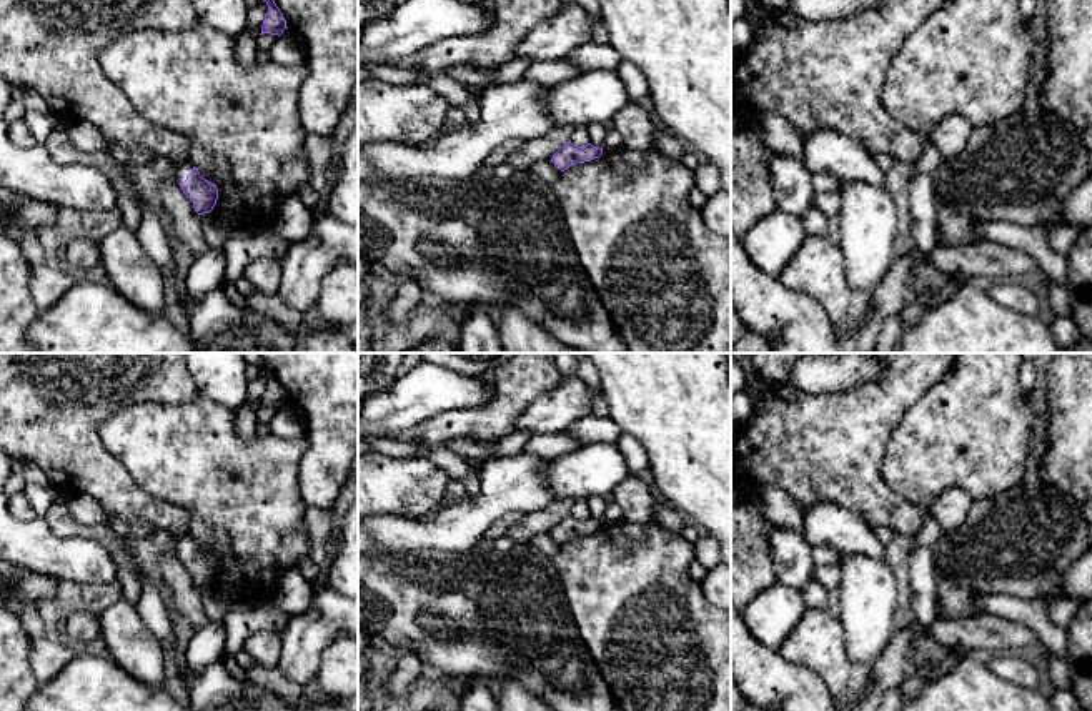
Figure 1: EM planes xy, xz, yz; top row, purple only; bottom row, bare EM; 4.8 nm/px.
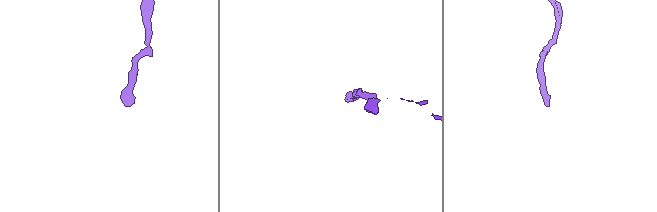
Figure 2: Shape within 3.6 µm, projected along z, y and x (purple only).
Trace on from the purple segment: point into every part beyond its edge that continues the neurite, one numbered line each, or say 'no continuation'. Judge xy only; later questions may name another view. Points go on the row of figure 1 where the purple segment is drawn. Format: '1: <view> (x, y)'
1: xy (182, 170)

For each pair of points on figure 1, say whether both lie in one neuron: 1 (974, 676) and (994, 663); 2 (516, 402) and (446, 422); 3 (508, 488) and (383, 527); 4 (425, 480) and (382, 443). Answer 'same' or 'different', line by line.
1: different
2: same
3: same
4: different

